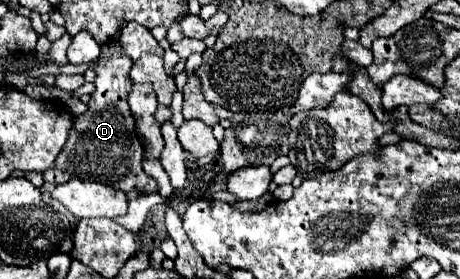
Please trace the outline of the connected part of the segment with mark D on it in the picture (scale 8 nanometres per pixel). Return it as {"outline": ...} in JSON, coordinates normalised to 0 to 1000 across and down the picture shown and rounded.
{"outline":[[[248,151],[213,208],[204,258],[209,323],[196,344],[191,394],[161,430],[161,452],[148,480],[148,509],[122,573],[122,602],[96,616],[100,667],[126,667],[152,638],[204,645],[235,659],[239,674],[287,688],[309,681],[313,695],[343,688],[343,652],[309,609],[309,516],[291,473],[291,423],[278,387],[278,337],[287,323],[283,258],[287,215],[261,186],[261,158]]]}

